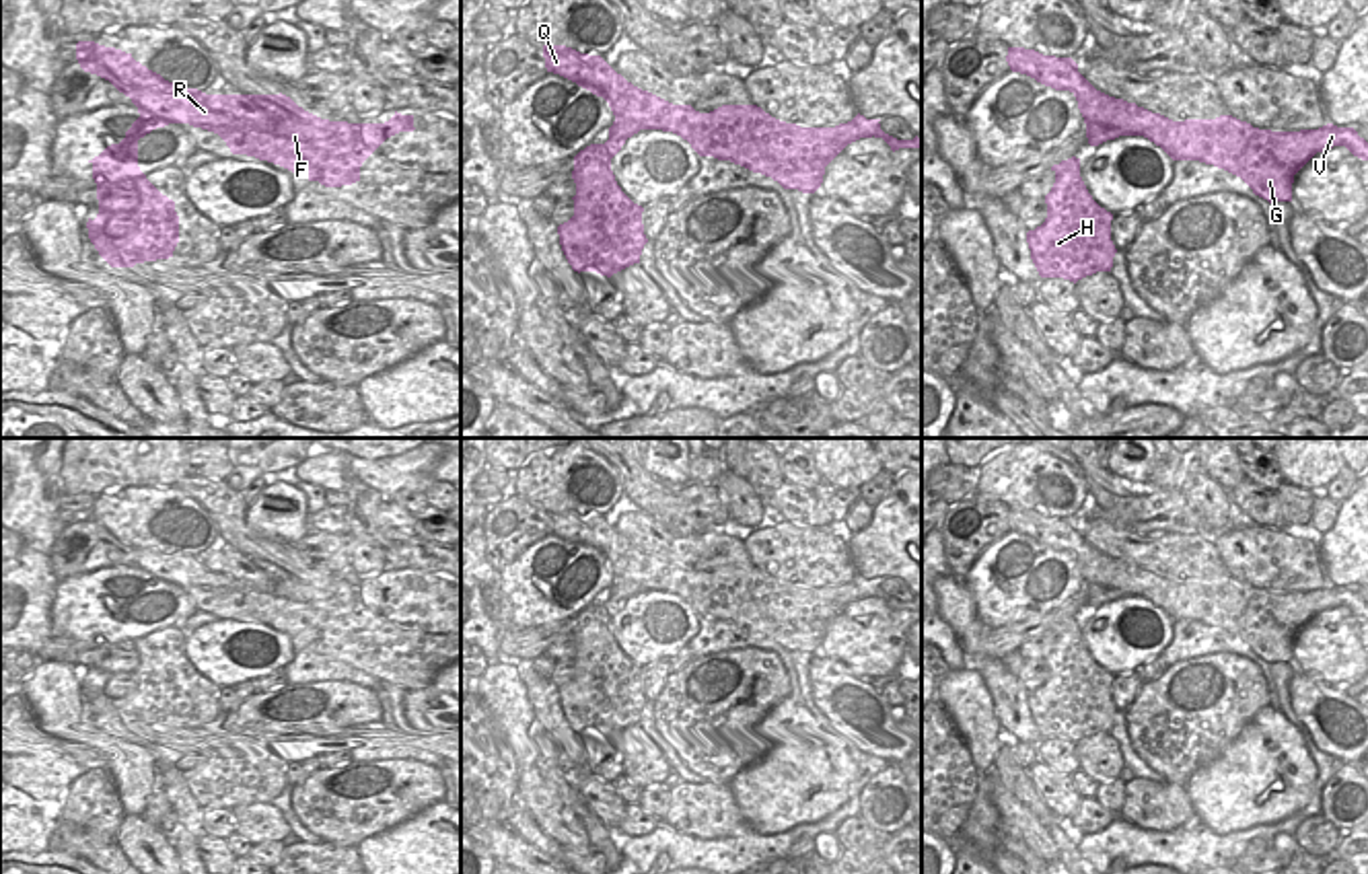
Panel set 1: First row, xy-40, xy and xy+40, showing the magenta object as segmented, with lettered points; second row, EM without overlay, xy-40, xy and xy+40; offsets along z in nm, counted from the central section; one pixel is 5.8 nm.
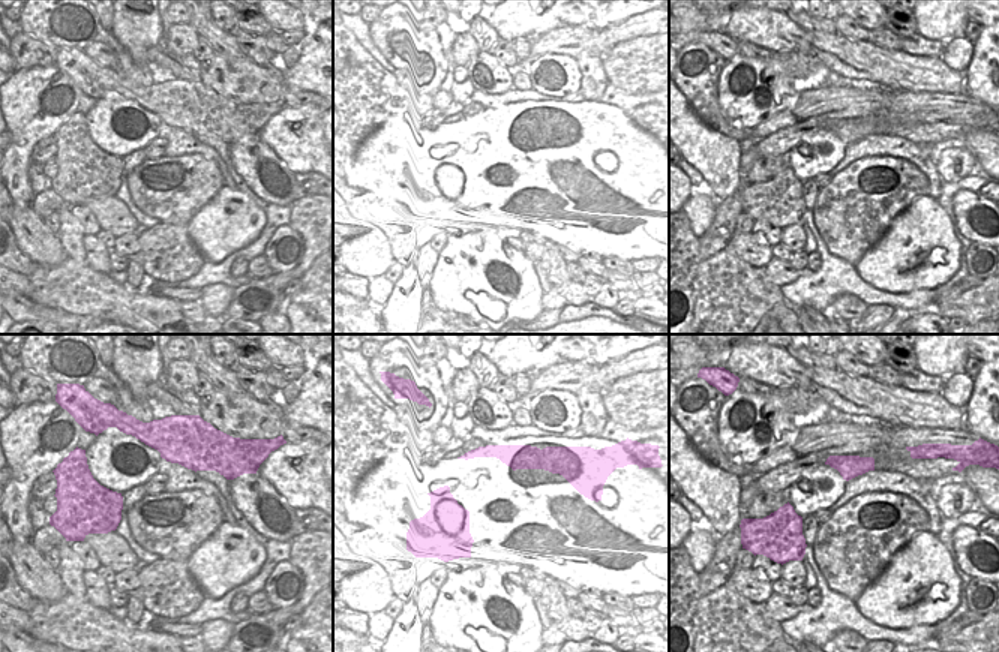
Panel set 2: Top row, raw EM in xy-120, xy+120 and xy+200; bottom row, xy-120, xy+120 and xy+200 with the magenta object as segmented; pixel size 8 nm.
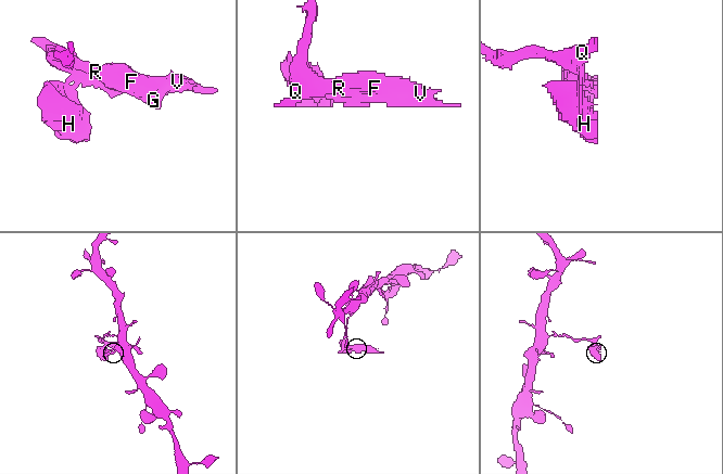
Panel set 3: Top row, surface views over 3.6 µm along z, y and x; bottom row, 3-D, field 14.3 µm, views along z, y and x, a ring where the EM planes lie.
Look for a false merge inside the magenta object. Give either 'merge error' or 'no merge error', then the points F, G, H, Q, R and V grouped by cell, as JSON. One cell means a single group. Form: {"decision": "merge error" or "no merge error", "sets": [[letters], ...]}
{"decision": "no merge error", "sets": [["F", "G", "H", "Q", "R", "V"]]}

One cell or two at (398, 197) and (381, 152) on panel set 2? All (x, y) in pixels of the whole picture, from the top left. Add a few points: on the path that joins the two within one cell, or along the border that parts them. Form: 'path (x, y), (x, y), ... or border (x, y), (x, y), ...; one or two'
path (392, 186), (381, 168), (381, 162); one

